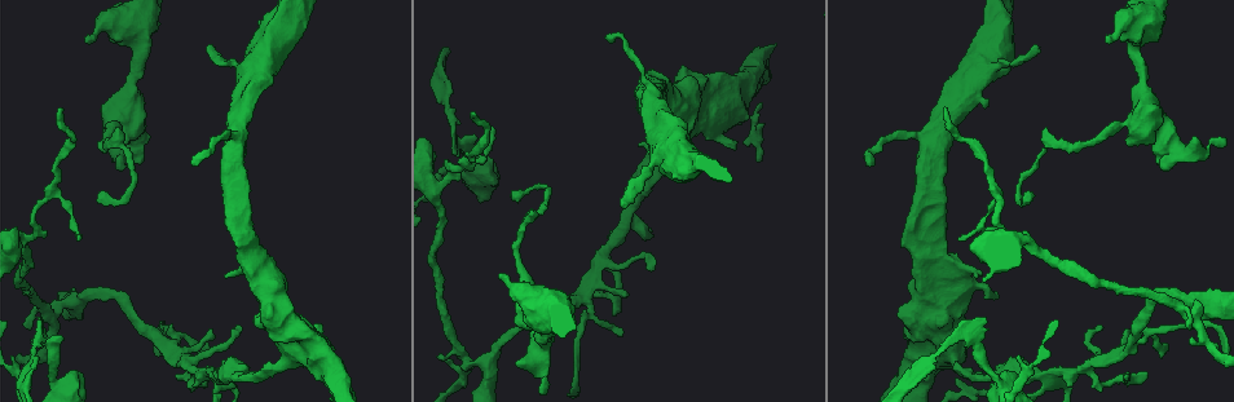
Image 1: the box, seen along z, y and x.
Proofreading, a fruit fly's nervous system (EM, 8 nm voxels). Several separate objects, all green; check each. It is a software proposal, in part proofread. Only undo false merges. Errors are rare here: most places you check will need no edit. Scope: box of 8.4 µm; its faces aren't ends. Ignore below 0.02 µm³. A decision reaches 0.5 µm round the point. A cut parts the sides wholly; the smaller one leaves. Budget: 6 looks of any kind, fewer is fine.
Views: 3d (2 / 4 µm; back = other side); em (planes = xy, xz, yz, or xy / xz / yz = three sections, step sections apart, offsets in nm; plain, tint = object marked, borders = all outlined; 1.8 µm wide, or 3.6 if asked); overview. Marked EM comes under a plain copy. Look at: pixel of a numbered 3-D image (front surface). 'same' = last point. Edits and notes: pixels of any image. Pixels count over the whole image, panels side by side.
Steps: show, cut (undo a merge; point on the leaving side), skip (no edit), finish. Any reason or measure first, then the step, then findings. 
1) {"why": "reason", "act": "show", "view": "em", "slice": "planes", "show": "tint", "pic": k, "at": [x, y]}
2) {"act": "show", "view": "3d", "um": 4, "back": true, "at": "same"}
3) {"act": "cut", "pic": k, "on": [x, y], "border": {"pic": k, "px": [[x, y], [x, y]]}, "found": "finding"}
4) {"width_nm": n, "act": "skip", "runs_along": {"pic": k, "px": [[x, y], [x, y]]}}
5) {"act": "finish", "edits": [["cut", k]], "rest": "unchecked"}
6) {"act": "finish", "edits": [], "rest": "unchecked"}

{"why": "looks like a crossing", "act": "show", "view": "3d", "um": 2, "pic": 1, "at": [482, 363]}

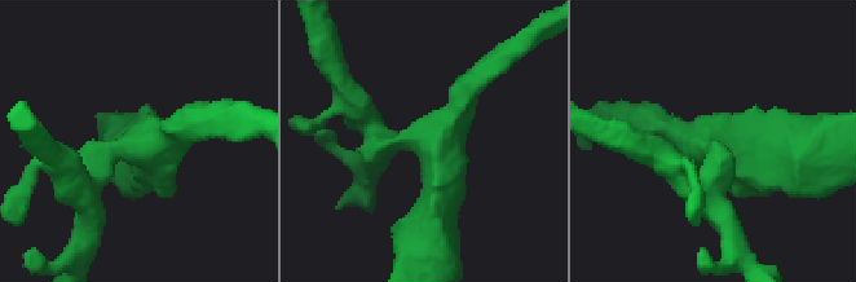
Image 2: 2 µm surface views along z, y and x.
{"why": "shape alone is not enough", "act": "show", "view": "em", "slice": "planes", "show": "borders", "pic": 2, "at": [428, 140]}

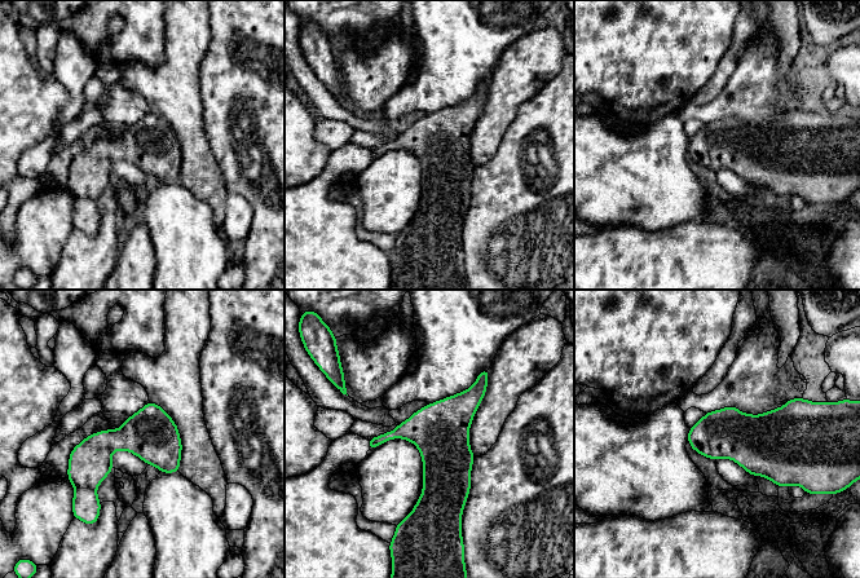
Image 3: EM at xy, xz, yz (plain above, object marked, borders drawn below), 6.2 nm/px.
{"width_nm": 300, "act": "cut", "pic": 3, "on": [86, 504], "border": {"pic": 3, "px": [[75, 485], [95, 490]]}, "found": "a second neuron is stuck on"}

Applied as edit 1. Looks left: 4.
{"why": "redraw", "act": "show", "view": "overview"}

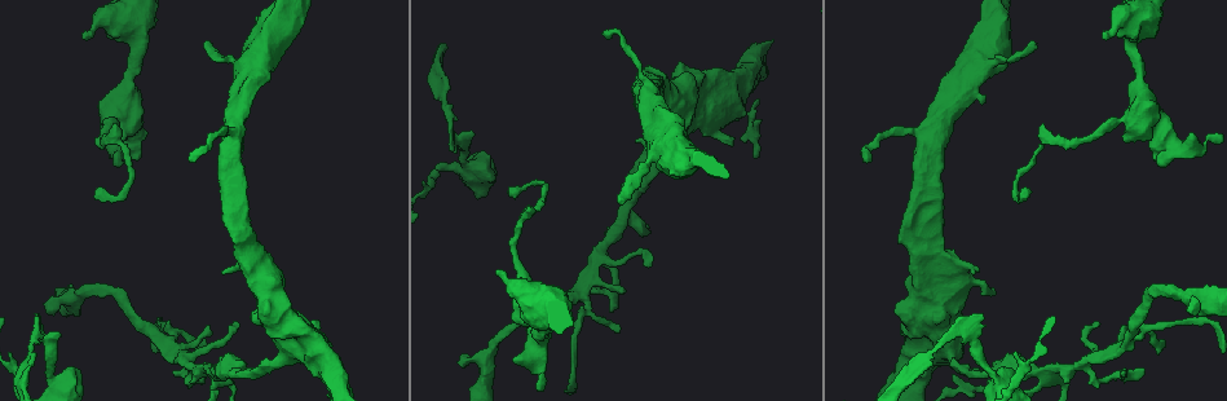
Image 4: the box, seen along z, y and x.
{"why": "sudden change in width", "act": "show", "view": "em", "slice": "planes", "show": "tint", "pic": 4, "at": [628, 207]}

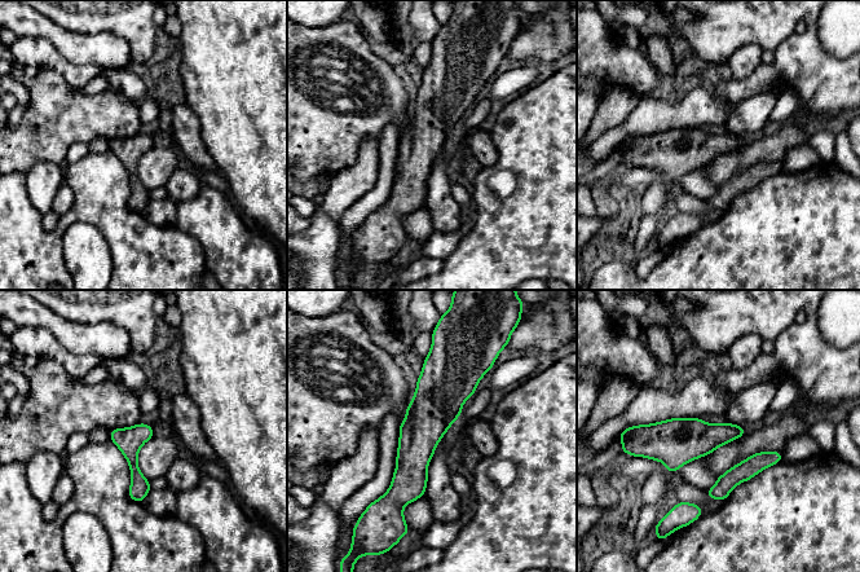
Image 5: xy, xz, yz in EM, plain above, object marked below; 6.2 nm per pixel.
{"act": "skip", "runs_along": {"pic": 5, "px": [[439, 357], [439, 400], [400, 505]]}, "found": "continuous, no second neuron"}

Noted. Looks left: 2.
{"why": "sharp bend", "act": "show", "view": "em", "slice": "planes", "show": "tint", "pic": 4, "at": [37, 337]}

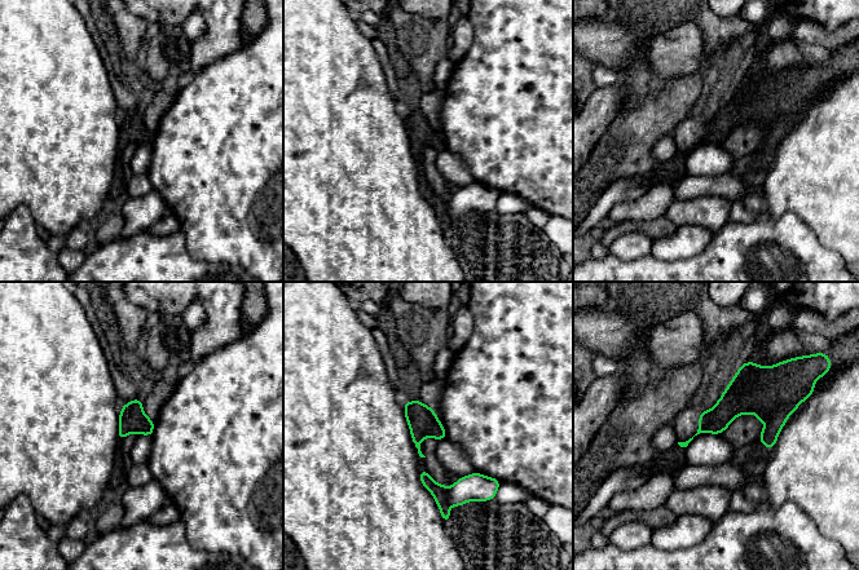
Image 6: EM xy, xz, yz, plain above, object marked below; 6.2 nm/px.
{"width_nm": 160, "act": "cut", "pic": 6, "on": [439, 491], "border": {"pic": 6, "px": [[445, 489], [449, 504]]}, "found": "a second neuron is stuck on"}

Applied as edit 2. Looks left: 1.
{"act": "finish", "edits": [["cut", 3], ["cut", 6]], "rest": "unchecked"}

